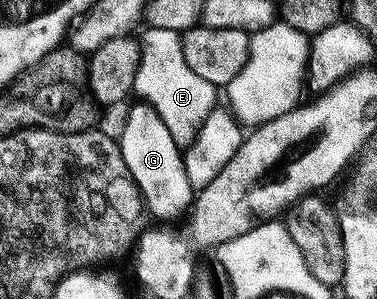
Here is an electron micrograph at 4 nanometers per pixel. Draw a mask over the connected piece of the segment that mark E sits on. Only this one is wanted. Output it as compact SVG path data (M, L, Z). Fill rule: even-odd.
M144 27L142 31L143 36L139 40L141 58L137 66L134 95L151 104L153 110L161 114L161 122L165 122L169 134L173 134L173 142L177 142L179 149L185 150L198 134L208 113L217 106L216 85L205 82L205 78L189 70L180 33L149 27Z

